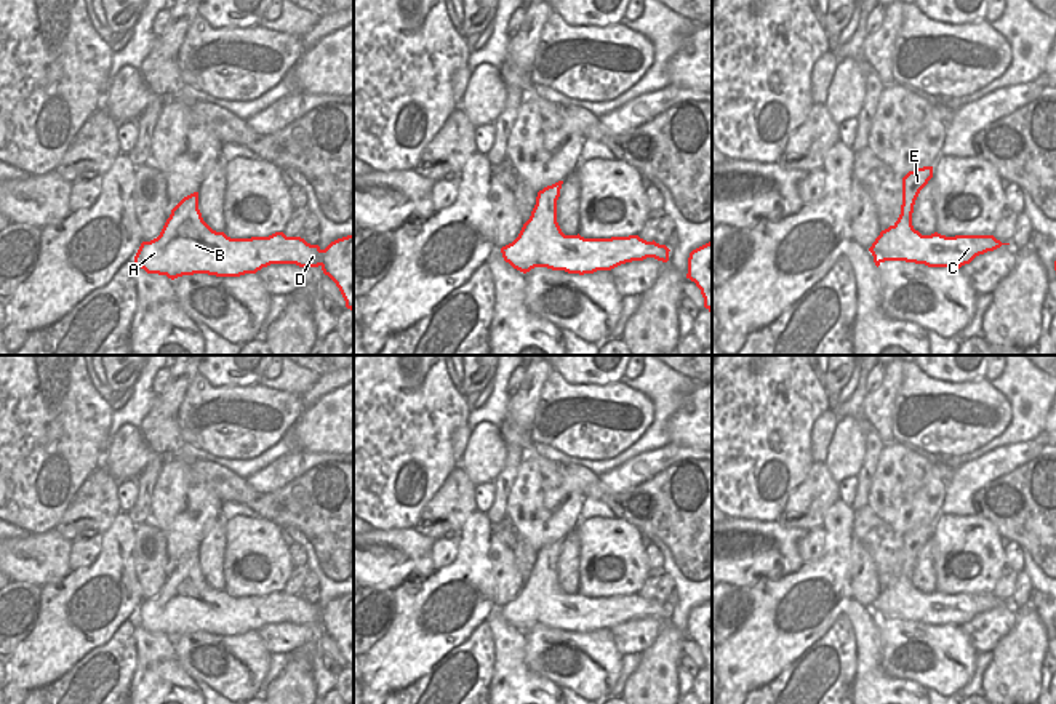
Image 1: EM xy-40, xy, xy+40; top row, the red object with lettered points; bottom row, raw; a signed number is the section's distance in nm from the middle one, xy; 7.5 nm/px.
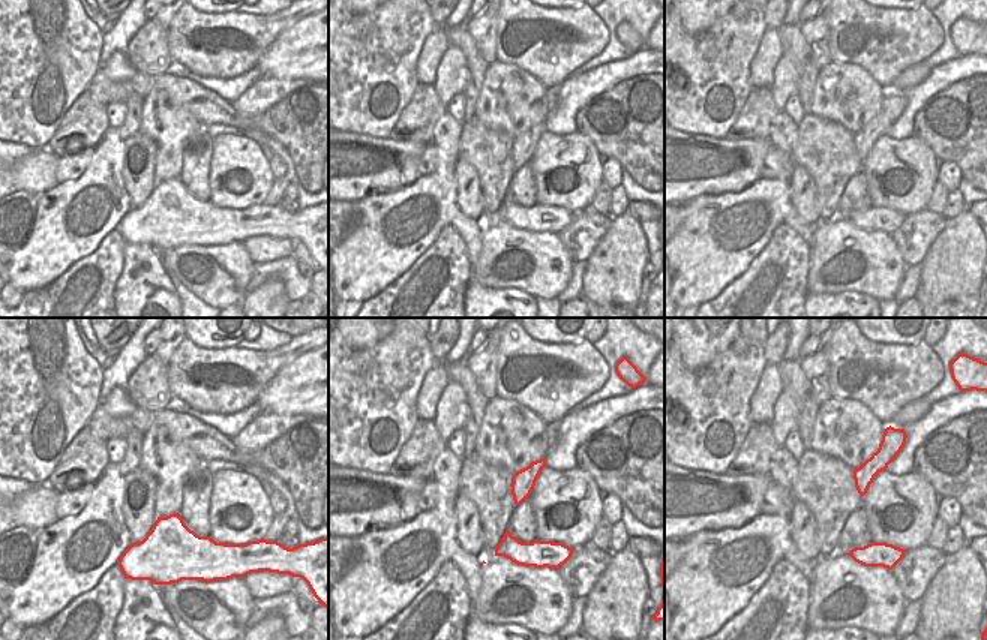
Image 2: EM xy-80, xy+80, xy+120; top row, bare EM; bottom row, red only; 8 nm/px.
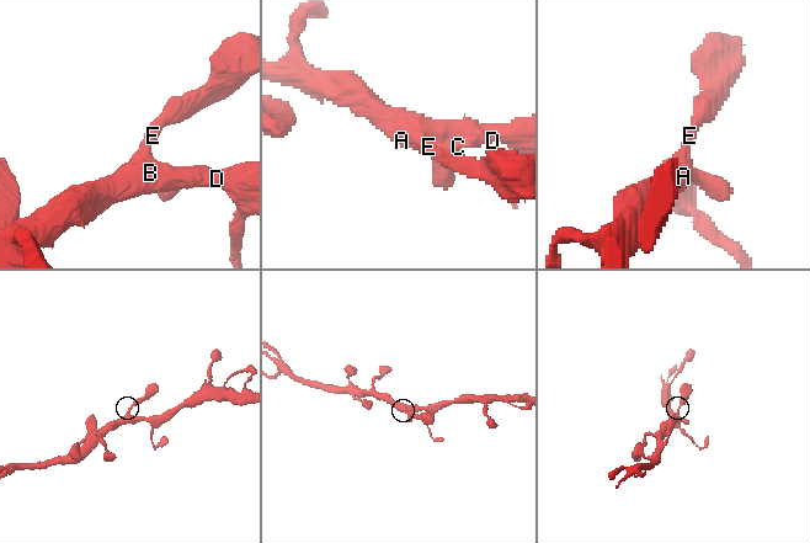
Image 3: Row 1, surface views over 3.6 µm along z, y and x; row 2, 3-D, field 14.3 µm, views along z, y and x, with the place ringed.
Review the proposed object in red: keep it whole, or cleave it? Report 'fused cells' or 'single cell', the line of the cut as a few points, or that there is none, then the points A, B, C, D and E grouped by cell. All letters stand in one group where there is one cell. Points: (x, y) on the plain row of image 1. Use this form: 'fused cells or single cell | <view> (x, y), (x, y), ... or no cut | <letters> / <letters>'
single cell | no cut | A B C D E

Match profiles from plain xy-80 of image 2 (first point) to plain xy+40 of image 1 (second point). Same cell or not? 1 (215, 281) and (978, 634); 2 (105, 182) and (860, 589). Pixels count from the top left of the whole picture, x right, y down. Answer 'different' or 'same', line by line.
1: different
2: different

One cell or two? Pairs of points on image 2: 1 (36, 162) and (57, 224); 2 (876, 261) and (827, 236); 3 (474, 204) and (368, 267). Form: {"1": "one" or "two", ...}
{"1": "two", "2": "one", "3": "two"}

